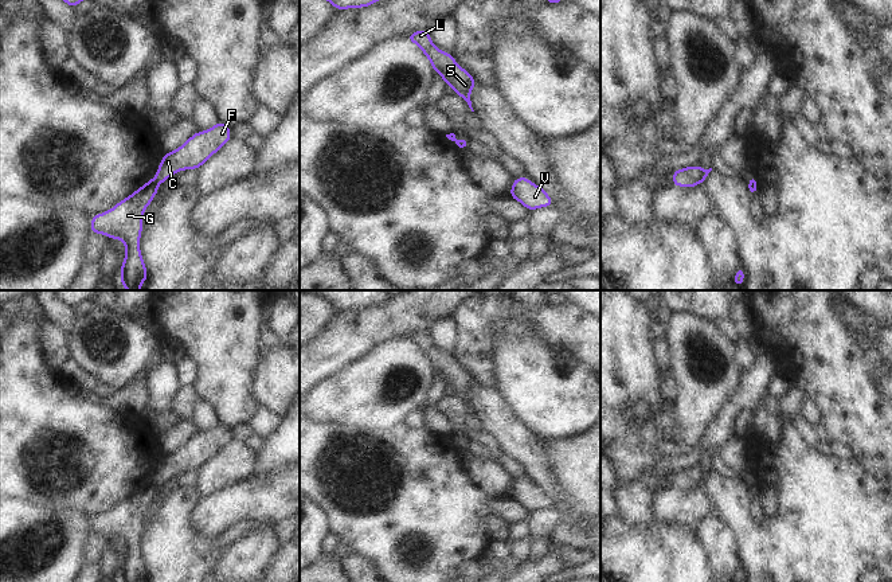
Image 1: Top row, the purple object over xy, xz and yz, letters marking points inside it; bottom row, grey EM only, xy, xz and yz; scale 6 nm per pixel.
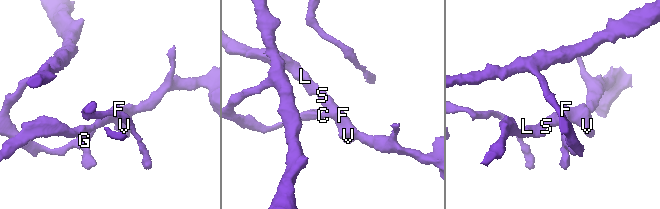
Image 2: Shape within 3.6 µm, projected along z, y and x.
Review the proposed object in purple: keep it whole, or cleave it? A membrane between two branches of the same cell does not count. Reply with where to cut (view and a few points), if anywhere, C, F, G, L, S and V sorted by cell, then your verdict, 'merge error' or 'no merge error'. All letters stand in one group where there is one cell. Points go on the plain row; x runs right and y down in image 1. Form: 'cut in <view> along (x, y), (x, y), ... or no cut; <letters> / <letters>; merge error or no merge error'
cut in xy along (153, 480), (157, 487); C F L S V / G; merge error

